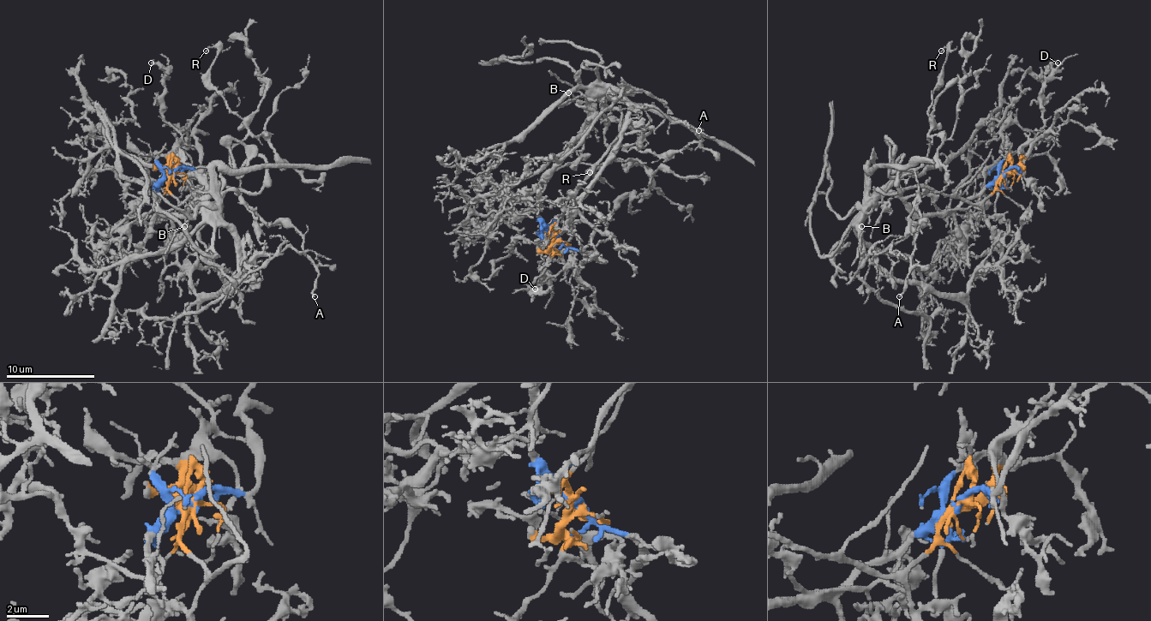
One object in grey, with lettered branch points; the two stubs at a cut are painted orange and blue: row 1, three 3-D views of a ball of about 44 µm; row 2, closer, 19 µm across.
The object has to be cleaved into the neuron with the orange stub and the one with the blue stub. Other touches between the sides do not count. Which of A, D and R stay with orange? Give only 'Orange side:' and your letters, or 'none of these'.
Orange side: A, D, R

